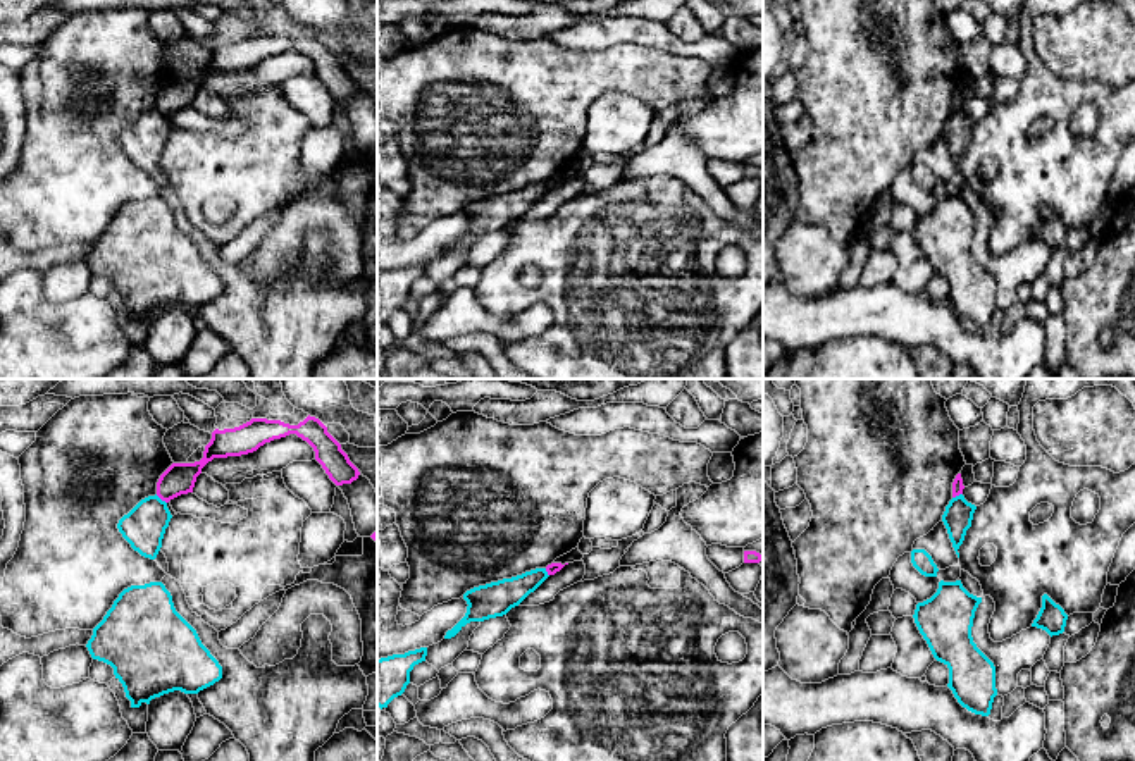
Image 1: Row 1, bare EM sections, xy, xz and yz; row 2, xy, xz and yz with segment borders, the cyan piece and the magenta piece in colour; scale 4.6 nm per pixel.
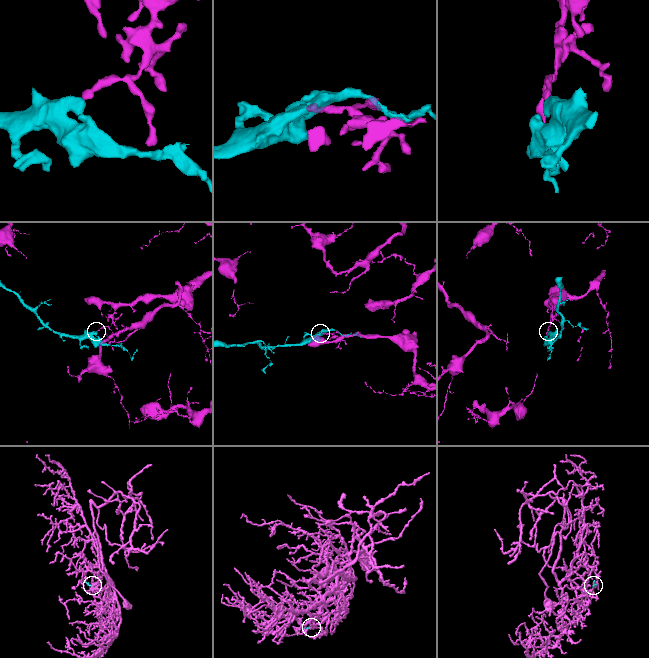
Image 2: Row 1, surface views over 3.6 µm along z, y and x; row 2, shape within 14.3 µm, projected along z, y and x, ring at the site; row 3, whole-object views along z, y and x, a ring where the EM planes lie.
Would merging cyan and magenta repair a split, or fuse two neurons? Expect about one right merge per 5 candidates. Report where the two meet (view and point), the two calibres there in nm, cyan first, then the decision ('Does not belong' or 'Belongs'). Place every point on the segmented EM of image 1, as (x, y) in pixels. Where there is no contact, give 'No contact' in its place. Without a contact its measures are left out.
Touches cyan at xy (159, 498). Thickness 200 nm (cyan) against 150 nm. Does not belong

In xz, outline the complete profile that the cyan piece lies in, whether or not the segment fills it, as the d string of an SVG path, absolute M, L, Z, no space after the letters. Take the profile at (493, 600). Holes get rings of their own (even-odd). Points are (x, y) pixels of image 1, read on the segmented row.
M536 568L512 578L503 578L467 591L463 594L463 599L468 604L467 613L451 630L446 632L444 639L455 637L470 622L484 622L506 615L548 577L546 568Z

